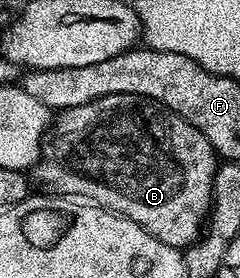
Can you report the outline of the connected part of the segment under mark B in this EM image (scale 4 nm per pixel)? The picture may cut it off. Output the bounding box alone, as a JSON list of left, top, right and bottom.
[32,94,220,250]

